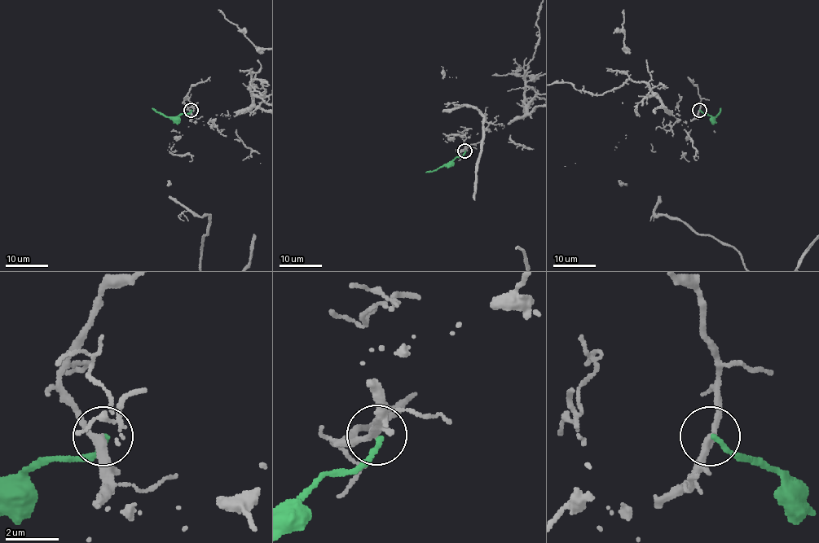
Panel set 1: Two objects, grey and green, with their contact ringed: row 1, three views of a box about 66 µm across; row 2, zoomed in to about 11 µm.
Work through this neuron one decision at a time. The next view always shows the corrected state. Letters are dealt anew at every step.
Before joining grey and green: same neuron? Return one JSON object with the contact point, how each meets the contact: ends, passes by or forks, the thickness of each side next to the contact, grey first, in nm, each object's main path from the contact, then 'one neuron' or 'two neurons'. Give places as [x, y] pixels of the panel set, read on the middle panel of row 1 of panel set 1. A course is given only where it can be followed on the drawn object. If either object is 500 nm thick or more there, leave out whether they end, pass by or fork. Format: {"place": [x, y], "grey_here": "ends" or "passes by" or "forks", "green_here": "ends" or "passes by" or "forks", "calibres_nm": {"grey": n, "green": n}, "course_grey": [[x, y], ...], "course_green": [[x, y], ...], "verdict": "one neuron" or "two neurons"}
{"place": [464, 151], "grey_here": "passes by", "green_here": "ends", "calibres_nm": {"grey": 280, "green": 190}, "course_green": [[464, 151], [462, 155], [446, 164], [426, 172]], "verdict": "two neurons"}

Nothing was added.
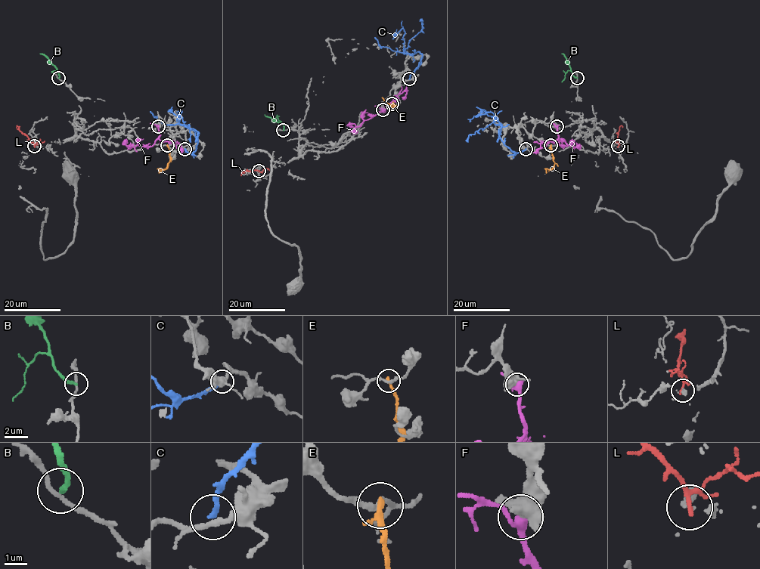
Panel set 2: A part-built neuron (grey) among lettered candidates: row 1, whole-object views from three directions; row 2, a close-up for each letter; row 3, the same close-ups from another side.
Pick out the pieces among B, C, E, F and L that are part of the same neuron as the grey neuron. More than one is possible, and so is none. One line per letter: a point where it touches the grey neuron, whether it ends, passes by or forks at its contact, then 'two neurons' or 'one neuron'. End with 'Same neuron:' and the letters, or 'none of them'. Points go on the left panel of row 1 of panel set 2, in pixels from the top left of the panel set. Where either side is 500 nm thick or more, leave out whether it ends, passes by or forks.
B: (58, 78) | it ends | two neurons
C: (184, 149) | it ends | two neurons
E: (167, 145) | it ends | two neurons
F: (158, 126) | it passes by | two neurons
L: (34, 146) | it forks | two neurons
Same neuron: none of them

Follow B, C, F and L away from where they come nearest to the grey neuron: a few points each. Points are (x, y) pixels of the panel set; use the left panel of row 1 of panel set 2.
B: (58, 78), (57, 68), (40, 54)
C: (184, 148), (193, 153), (197, 143), (194, 132), (181, 125), (180, 118), (187, 127), (198, 132), (195, 142)
F: (157, 125), (159, 136), (152, 146), (128, 146), (126, 138)
L: (34, 146), (17, 127)

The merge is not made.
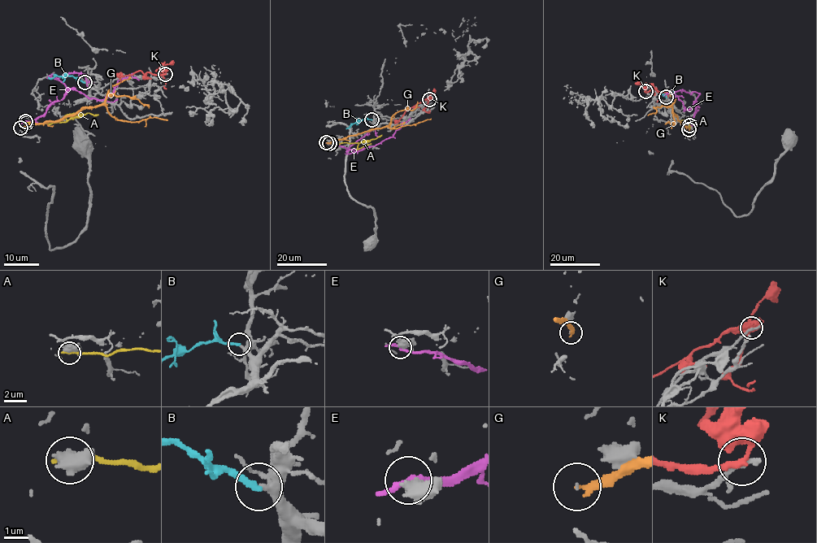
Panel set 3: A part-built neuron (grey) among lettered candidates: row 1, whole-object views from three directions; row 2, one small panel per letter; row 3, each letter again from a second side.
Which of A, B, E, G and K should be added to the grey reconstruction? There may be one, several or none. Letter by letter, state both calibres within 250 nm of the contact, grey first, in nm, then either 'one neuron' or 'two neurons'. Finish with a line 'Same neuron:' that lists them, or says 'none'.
A: 700/240 nm | two neurons
B: 280/280 nm | one neuron
E: 400/220 nm | two neurons
G: 50/240 nm | two neurons
K: 280/200 nm | two neurons
Same neuron: B

